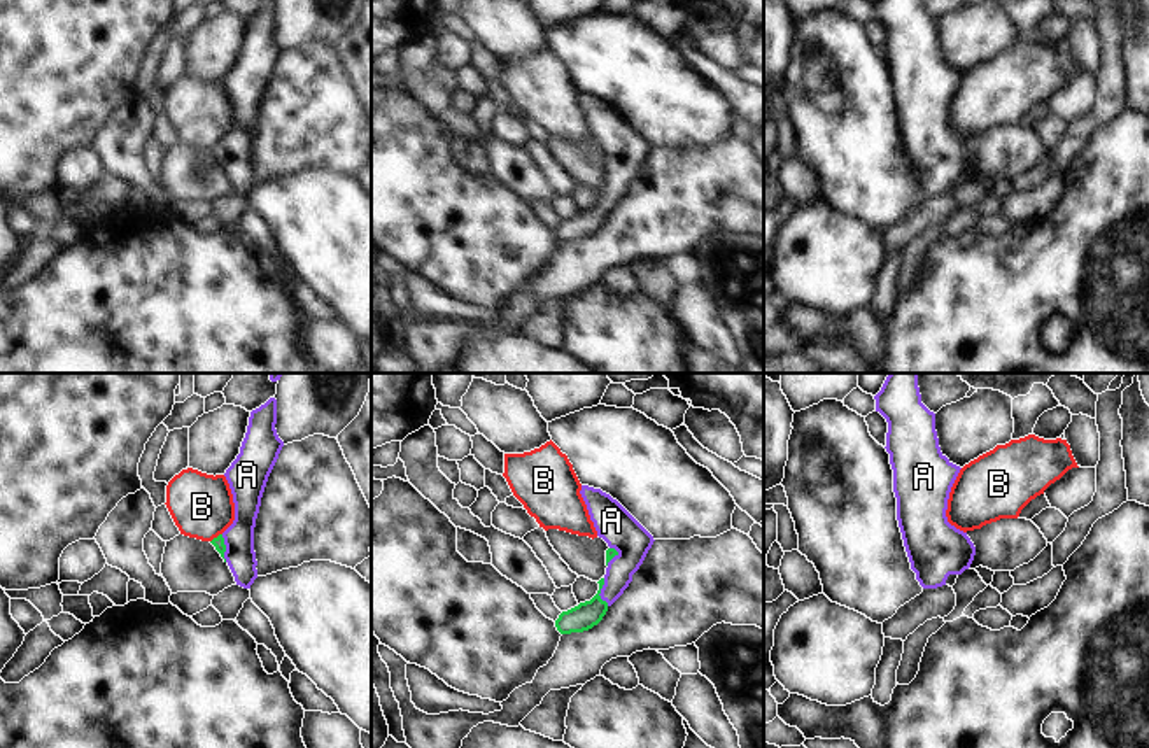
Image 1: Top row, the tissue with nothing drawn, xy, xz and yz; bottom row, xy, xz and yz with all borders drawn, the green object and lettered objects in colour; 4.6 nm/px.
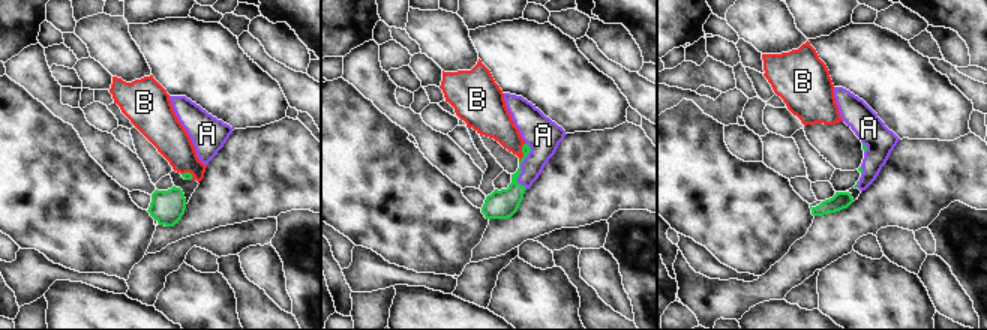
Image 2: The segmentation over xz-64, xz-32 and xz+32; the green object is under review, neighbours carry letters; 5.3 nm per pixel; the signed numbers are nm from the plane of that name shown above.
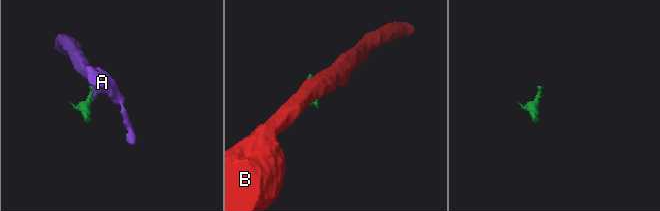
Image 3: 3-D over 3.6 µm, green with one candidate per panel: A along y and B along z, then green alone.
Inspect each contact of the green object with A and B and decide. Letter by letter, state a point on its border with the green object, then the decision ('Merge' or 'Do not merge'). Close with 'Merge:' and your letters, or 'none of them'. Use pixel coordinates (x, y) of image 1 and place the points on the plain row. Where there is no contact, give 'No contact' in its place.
A: Touches green at xz (599, 200). Merge
B: Touches green at xy (218, 144). Do not merge
Merge: A.

